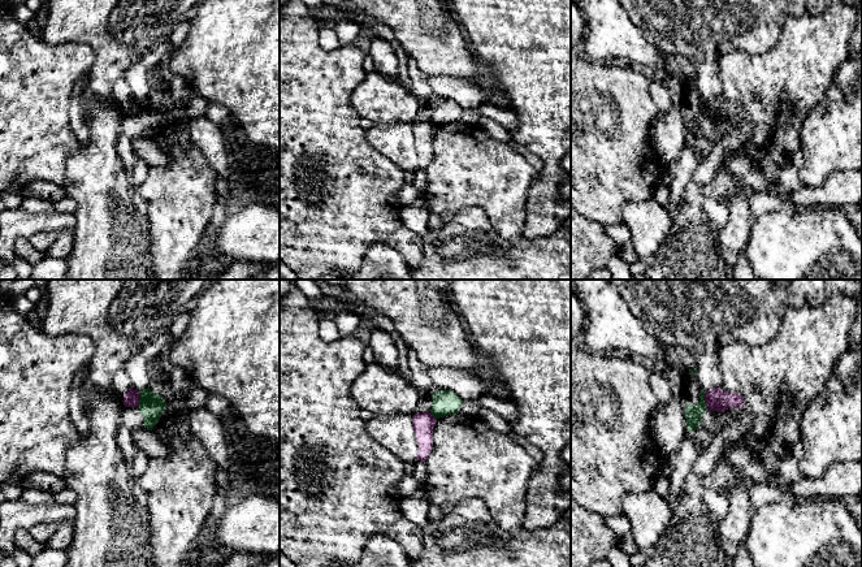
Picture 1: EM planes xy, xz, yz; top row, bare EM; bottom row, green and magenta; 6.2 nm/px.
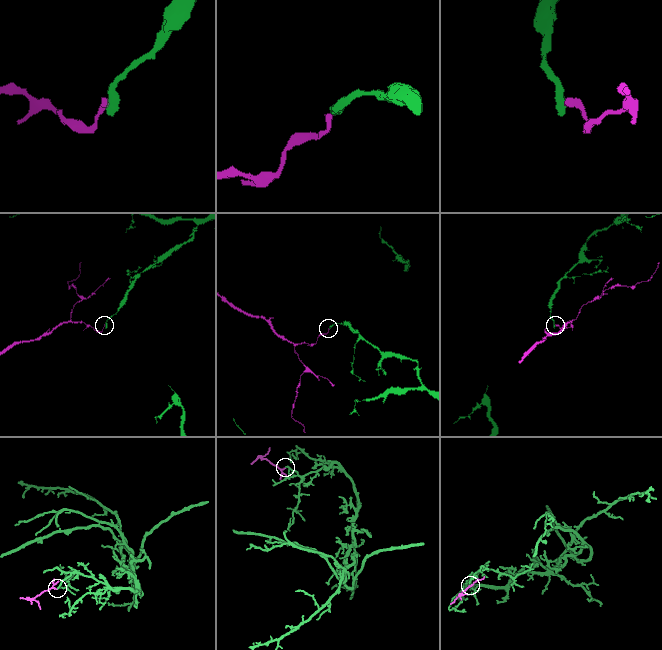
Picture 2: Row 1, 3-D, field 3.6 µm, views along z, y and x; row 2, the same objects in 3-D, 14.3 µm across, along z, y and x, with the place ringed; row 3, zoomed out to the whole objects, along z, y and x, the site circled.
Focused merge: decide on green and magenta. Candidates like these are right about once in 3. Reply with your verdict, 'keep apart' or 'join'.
keep apart

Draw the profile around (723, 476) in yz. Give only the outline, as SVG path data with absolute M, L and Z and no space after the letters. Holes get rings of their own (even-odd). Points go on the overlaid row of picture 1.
M720 456L703 482L706 488L723 495L727 495L731 488L738 482L745 482L748 485L753 484L751 479L745 472L732 467Z

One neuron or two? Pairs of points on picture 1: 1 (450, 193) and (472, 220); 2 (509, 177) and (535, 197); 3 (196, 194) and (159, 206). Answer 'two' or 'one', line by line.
1: two
2: two
3: one

